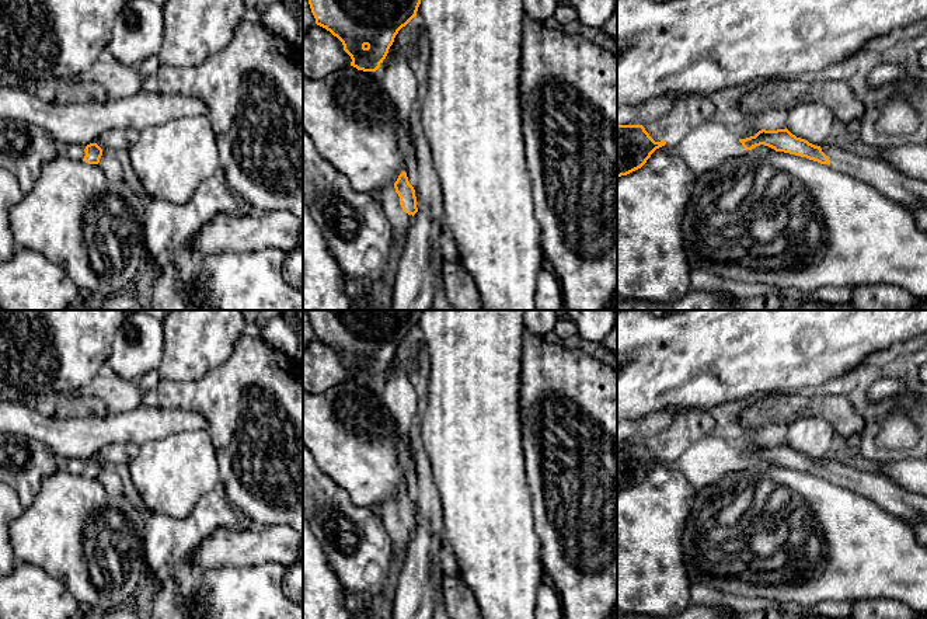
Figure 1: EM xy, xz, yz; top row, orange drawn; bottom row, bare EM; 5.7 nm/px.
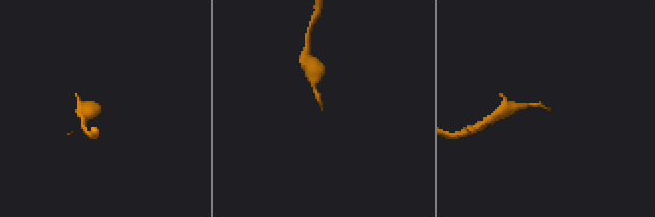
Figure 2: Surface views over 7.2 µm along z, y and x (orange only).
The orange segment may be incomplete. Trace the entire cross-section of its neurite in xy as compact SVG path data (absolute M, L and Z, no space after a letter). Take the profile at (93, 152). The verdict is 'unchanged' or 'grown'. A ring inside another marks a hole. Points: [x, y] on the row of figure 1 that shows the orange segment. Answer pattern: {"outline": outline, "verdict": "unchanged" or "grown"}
{"outline": "M70 143L63 149L63 153L73 160L83 160L88 164L98 164L102 156L102 149L97 143L83 146L80 143Z", "verdict": "grown"}

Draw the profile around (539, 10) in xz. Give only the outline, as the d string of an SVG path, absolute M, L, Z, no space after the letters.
M525 0L525 13L527 17L543 22L547 18L554 17L558 0Z

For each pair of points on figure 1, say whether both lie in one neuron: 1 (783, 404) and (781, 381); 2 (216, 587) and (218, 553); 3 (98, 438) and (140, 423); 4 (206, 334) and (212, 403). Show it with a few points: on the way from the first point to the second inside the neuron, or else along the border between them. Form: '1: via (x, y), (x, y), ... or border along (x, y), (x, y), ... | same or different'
1: border along (801, 390), (765, 392), (760, 395) | different
2: border along (192, 557), (205, 567), (250, 566) | different
3: via (108, 430), (131, 426) | same
4: border along (233, 347), (223, 361), (205, 374), (178, 381) | different

